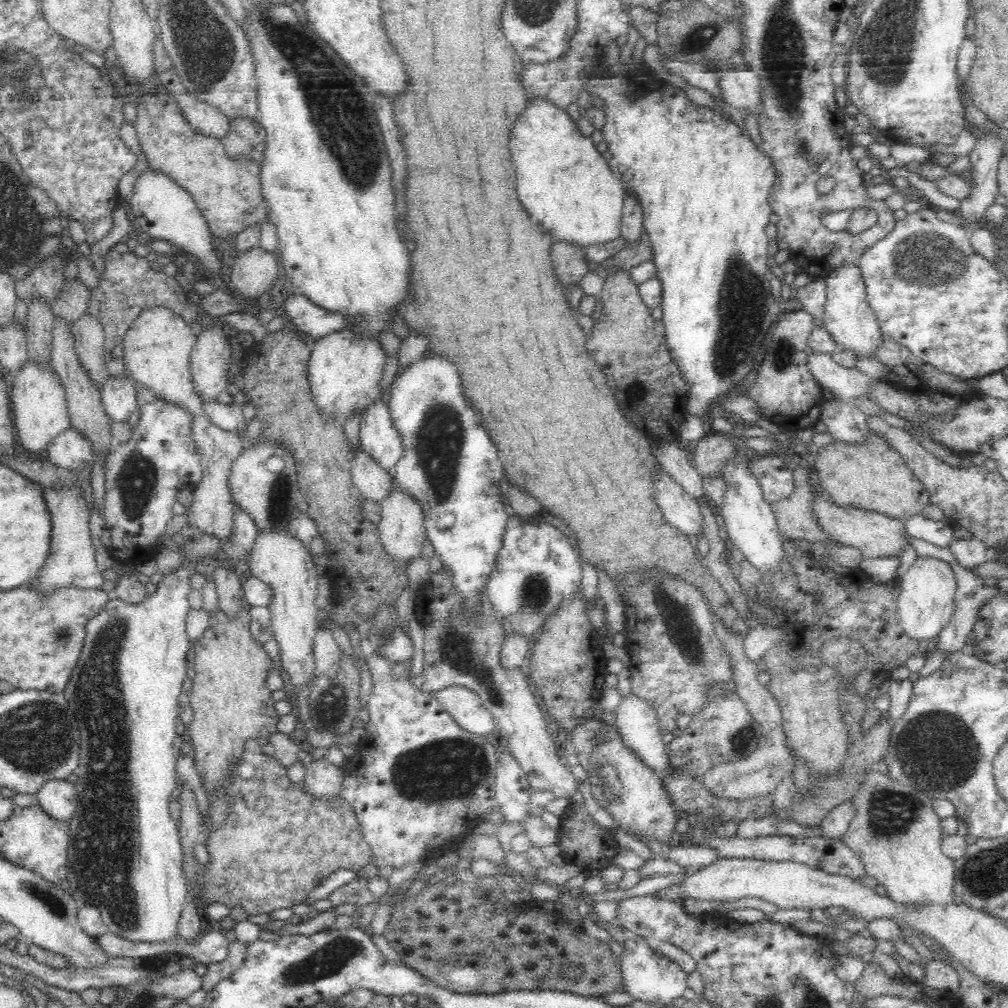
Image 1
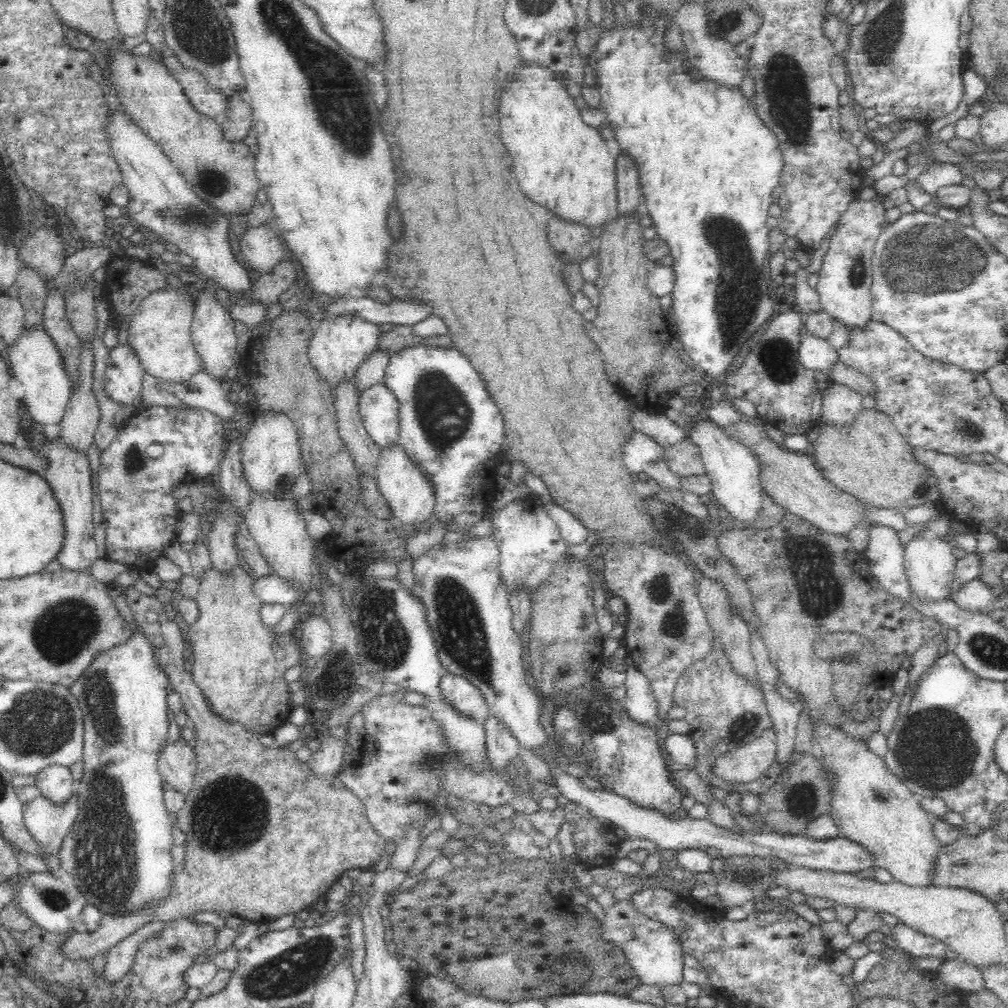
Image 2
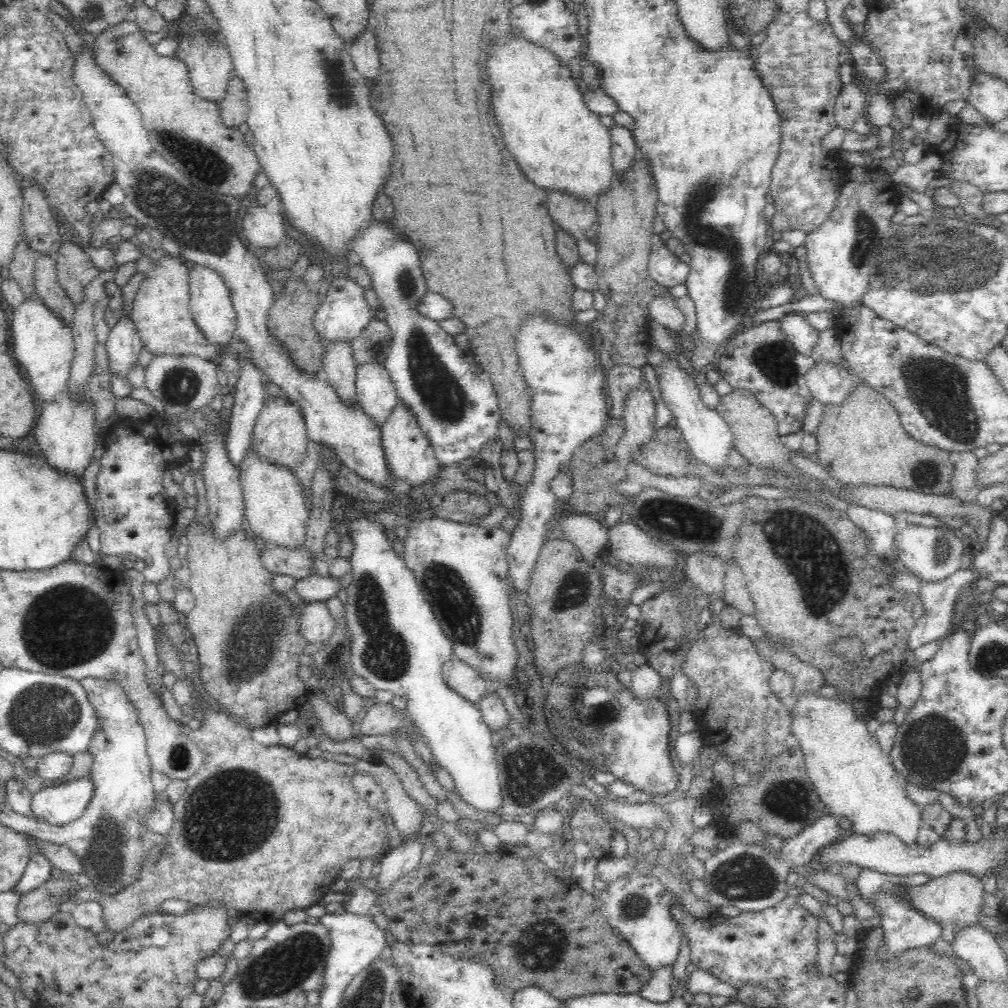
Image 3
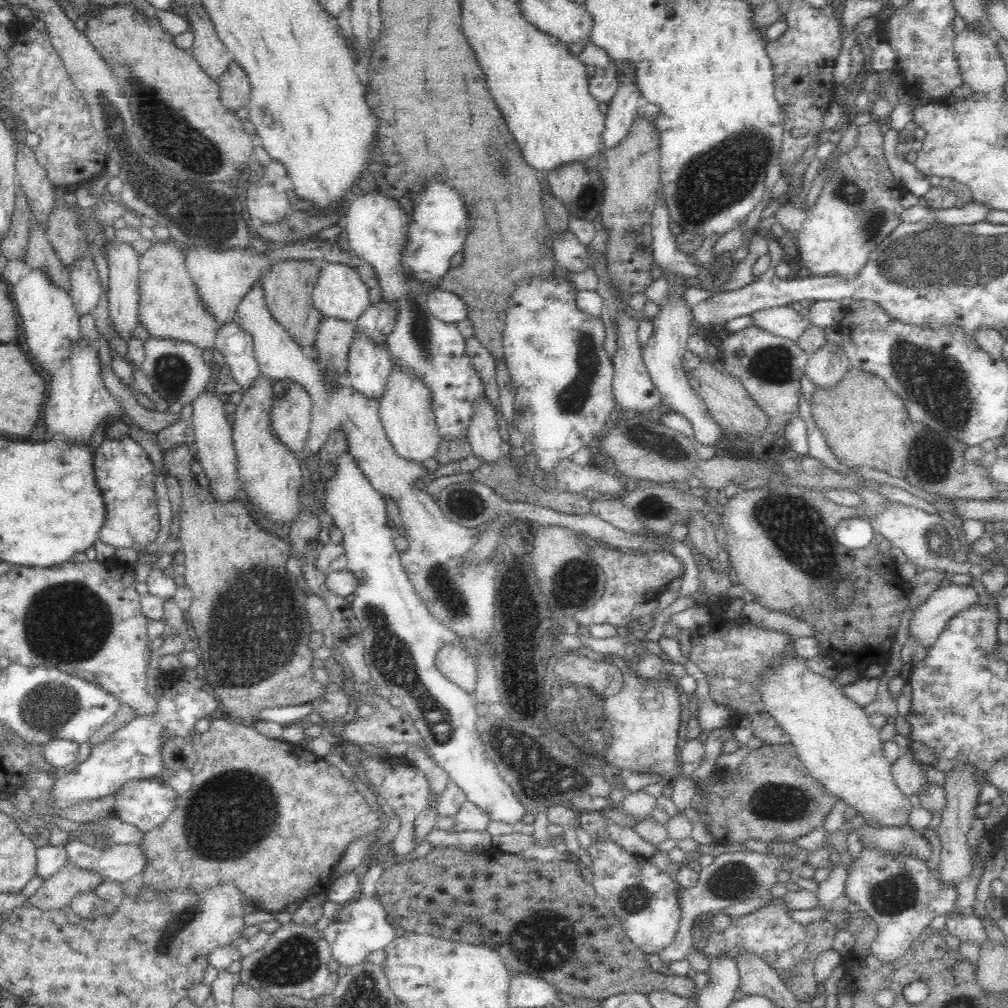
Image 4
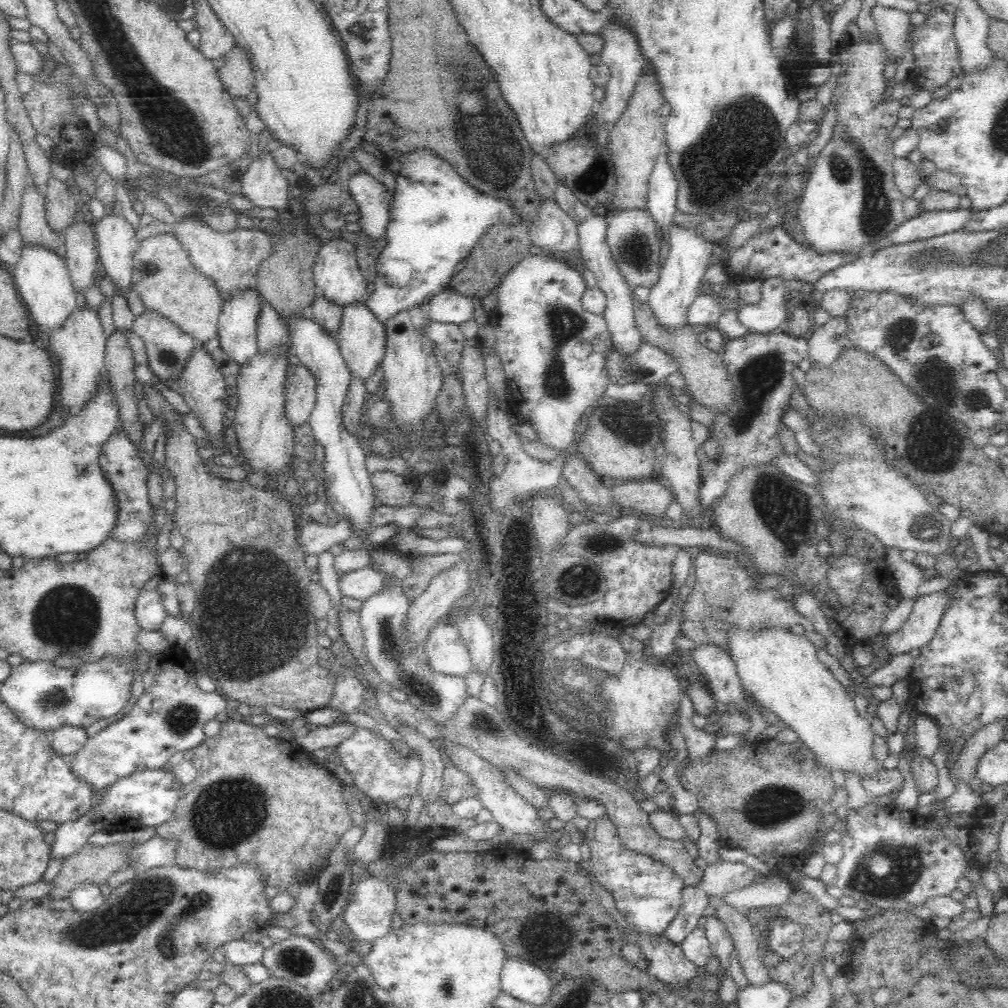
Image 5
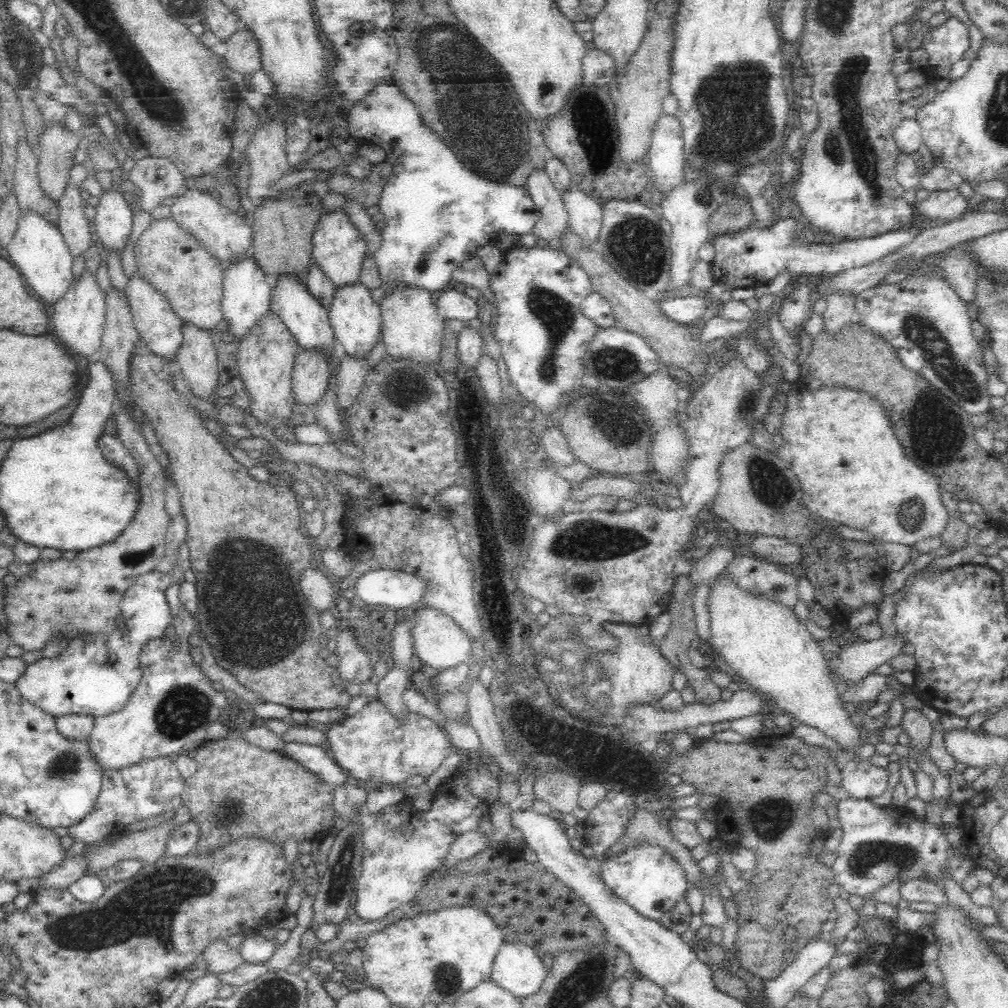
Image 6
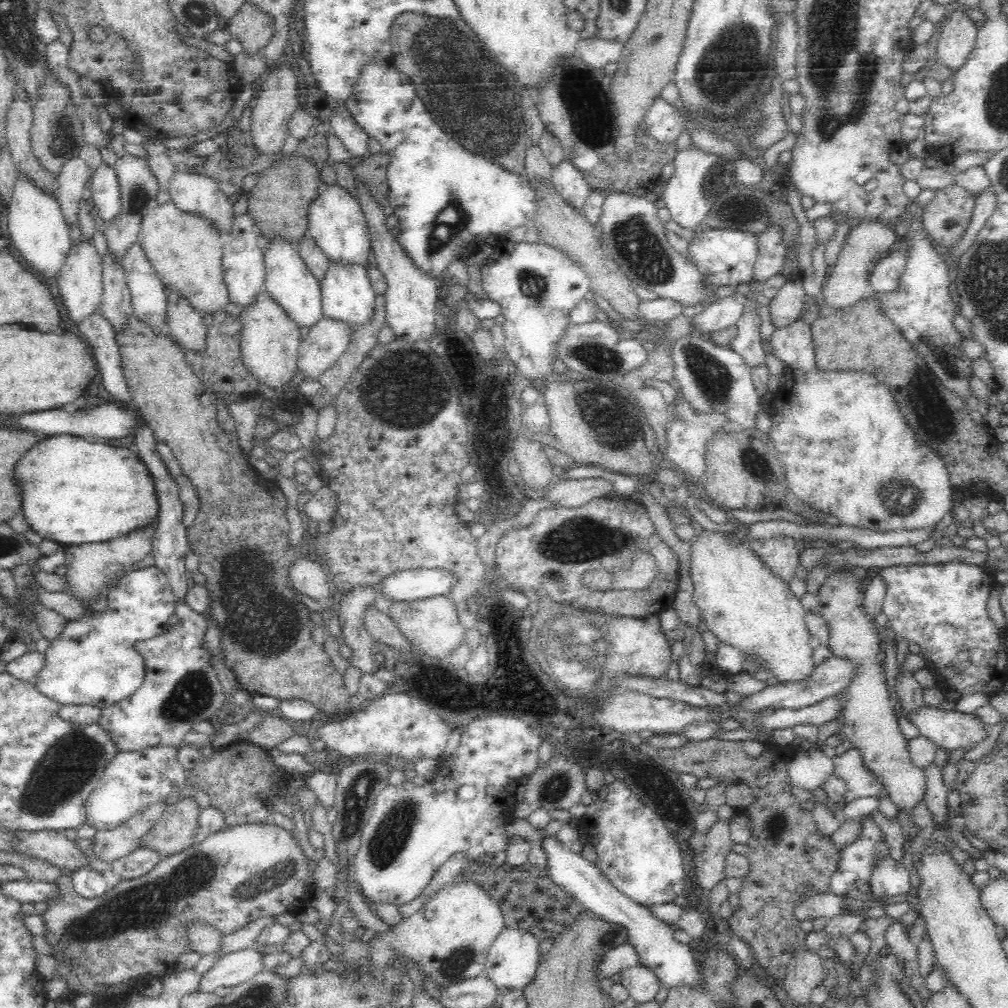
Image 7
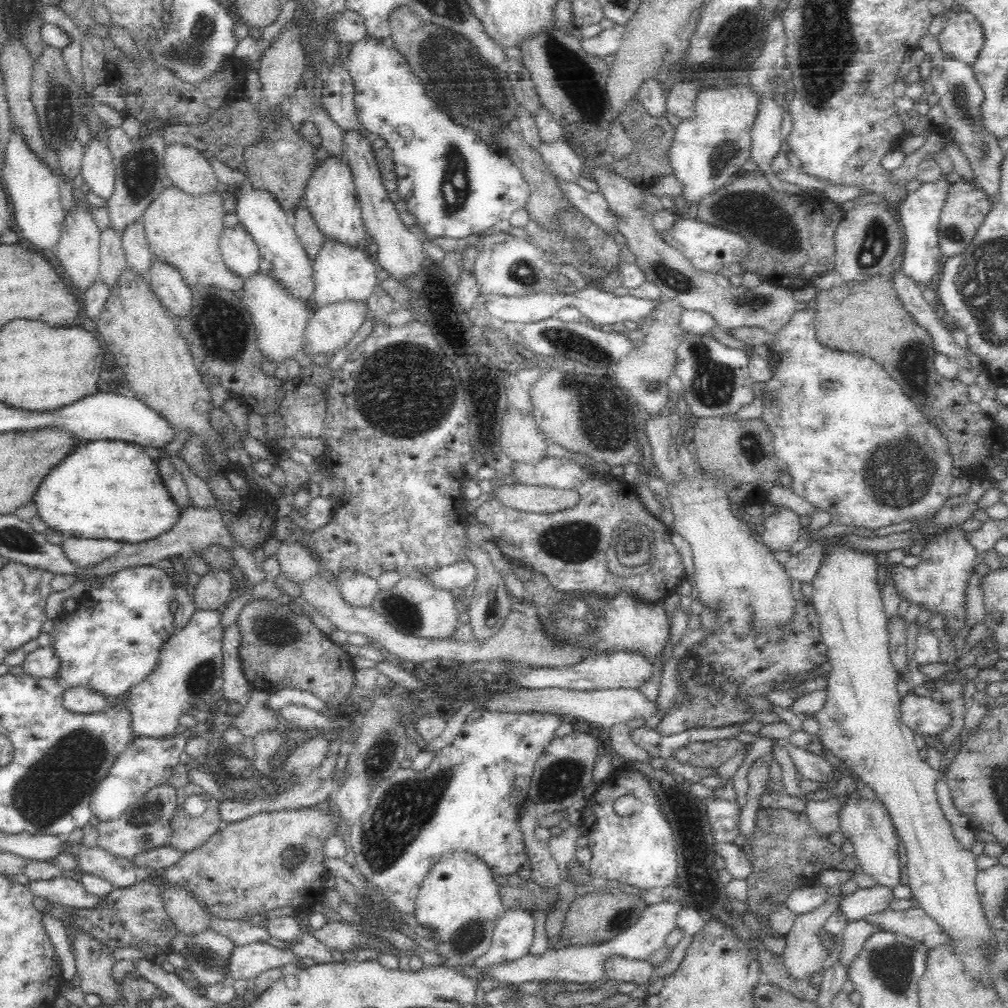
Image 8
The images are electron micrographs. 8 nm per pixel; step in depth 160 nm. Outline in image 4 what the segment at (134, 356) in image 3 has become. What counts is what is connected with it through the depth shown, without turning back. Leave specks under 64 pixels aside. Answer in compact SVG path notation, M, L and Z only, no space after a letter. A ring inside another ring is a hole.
M105 242L102 245L104 254L108 257L109 268L109 321L112 322L111 329L116 336L124 340L126 344L134 337L133 332L139 323L139 257L130 244Z

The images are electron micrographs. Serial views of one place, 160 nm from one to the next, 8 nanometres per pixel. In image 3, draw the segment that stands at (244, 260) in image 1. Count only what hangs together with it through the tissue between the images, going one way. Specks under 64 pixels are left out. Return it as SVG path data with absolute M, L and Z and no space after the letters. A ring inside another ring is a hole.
M254 204L243 218L243 232L250 246L266 252L278 246L289 235L282 213L272 213L266 207Z

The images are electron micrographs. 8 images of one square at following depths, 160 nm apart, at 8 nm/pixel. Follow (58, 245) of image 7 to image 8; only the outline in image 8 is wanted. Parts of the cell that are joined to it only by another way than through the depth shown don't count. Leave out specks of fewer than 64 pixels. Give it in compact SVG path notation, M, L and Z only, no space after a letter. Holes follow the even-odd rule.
M16 131L12 132L8 144L1 178L8 196L12 198L16 226L24 240L28 240L36 250L53 260L54 248L58 244L65 221L60 203L59 179L26 147L22 135L18 135Z

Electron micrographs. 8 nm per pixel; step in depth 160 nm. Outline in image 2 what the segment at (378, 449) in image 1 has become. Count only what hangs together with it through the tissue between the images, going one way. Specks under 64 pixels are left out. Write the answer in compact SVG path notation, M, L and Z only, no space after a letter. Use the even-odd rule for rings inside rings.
M375 384L359 396L359 415L378 447L385 449L398 443L398 401L385 384Z

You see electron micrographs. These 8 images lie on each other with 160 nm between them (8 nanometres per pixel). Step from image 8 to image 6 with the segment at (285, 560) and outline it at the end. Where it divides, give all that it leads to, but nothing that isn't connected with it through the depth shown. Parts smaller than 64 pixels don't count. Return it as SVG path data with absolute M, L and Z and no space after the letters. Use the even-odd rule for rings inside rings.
M313 566L306 568L300 578L300 587L307 601L320 612L328 611L333 607L337 589L330 584L328 578Z

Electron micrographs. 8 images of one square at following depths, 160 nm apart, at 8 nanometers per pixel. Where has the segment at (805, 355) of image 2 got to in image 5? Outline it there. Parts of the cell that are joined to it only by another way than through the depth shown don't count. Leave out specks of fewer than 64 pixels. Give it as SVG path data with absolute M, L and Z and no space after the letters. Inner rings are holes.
M767 278L761 286L762 296L757 304L746 304L736 313L749 332L772 333L785 330L788 322L784 278Z

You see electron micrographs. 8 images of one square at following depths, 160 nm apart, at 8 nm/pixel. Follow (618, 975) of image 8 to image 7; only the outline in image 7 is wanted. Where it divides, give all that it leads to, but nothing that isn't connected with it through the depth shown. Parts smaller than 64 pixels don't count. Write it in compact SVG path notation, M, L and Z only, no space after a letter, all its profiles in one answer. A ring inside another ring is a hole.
M636 965L622 970L621 976L620 983L628 990L630 999L637 1004L655 1001L662 985L650 969Z

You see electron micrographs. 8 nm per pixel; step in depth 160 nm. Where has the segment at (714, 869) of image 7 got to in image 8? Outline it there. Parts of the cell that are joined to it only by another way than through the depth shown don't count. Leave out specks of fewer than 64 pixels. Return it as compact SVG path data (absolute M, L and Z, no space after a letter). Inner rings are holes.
M724 799L707 800L707 815L710 831L716 843L733 843L738 836L740 810L736 801Z

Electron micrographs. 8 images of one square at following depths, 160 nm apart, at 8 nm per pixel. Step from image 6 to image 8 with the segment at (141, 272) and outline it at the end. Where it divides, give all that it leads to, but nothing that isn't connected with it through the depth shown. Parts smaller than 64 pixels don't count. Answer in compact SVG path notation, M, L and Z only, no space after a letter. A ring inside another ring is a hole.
M173 185L164 189L144 211L144 234L153 258L178 269L184 283L190 288L218 287L223 291L234 291L242 289L245 283L242 277L224 265L219 249L219 240L225 228L222 223L226 213L222 207L225 194L226 191L220 189L215 193L194 197Z

